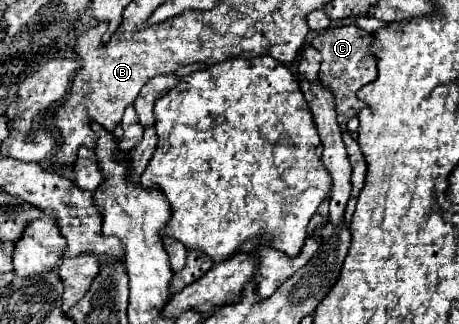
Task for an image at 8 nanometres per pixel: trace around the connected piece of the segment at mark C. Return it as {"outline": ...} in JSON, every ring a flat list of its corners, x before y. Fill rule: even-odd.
{"outline":[[350,23,350,25,336,25,326,29,324,33,320,33,318,37,314,37,312,45,320,51,322,55,322,63,320,63,320,83,334,95,334,103,338,109,338,123,342,129,346,129,346,123,360,111,366,107,366,103,362,103,356,95,356,91,360,87,364,87,366,83,374,81,377,77,377,60,370,53,370,45,372,45,372,35,364,29,360,29,358,25]]}

